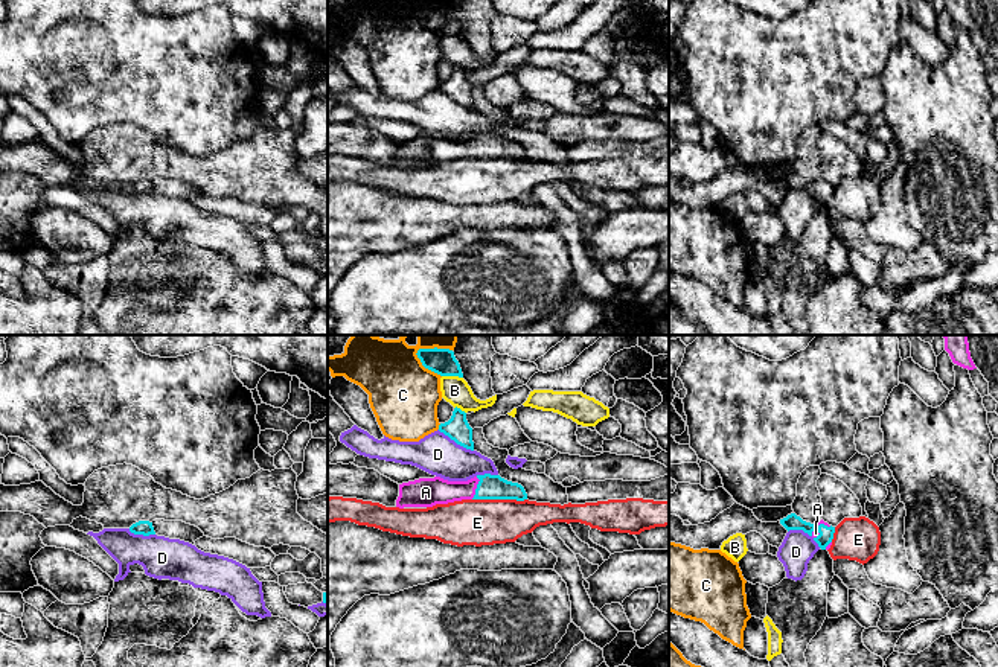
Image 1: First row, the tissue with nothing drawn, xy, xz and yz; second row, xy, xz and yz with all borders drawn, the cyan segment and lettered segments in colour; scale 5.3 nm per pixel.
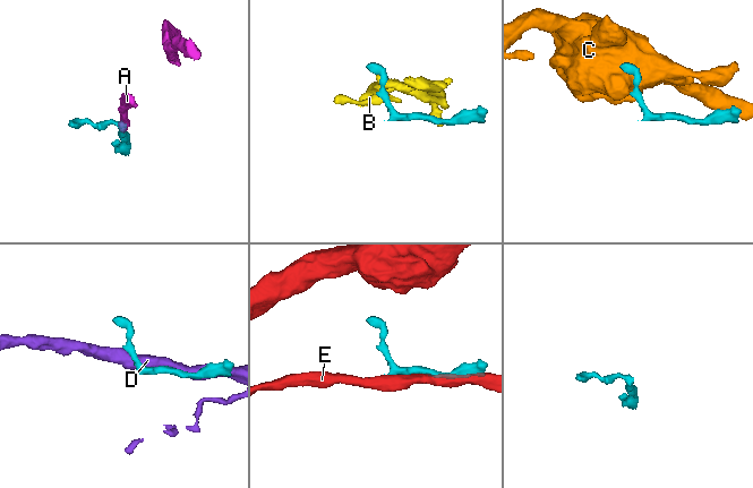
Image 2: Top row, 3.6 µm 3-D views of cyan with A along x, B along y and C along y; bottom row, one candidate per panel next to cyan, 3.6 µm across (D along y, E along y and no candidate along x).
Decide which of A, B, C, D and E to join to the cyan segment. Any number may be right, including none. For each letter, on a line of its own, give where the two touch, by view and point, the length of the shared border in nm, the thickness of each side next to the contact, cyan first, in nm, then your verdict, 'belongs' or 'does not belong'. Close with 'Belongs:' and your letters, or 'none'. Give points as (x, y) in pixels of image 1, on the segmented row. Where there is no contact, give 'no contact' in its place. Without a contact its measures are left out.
A: xz (477, 488) | 120 nm | 130/140 nm | belongs
B: xz (453, 375) | 110 nm | 140/140 nm | does not belong
C: xz (424, 366) | 200 nm | 140/360 nm | does not belong
D: xz (456, 442) | 220 nm | 130/220 nm | does not belong
E: xz (500, 498) | 280 nm | 130/240 nm | does not belong
Belongs: A

